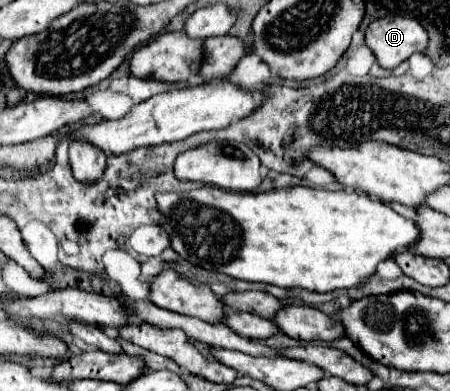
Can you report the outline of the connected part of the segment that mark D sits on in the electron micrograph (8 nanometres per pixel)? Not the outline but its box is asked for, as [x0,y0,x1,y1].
[366,16,428,68]

